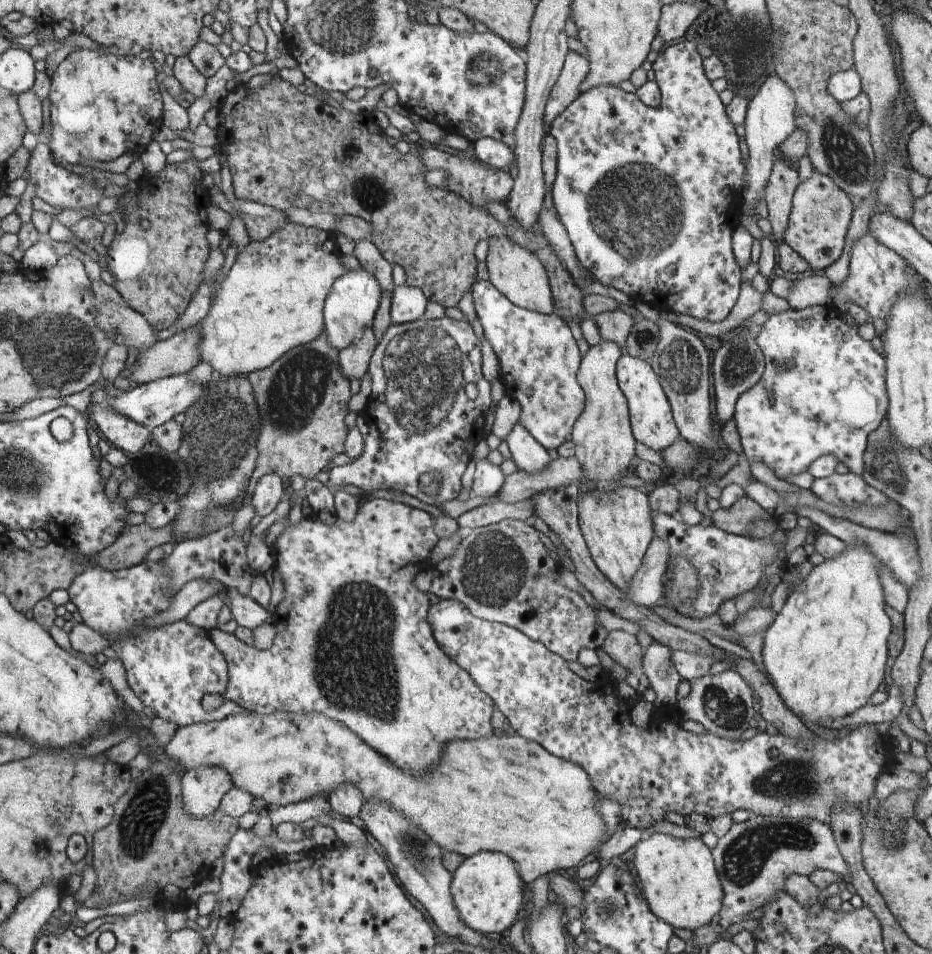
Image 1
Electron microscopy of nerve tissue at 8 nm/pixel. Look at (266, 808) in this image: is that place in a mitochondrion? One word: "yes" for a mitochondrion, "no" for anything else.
no

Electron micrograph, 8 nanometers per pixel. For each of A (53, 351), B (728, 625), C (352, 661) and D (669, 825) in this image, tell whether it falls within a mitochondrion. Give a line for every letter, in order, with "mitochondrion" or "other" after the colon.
A: mitochondrion
B: other
C: mitochondrion
D: other

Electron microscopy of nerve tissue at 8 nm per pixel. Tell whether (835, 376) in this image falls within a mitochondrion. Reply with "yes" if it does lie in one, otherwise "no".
no

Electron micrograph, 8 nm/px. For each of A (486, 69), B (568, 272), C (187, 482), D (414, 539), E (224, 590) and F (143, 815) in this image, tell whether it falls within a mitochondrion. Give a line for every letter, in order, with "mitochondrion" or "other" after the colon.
A: mitochondrion
B: other
C: mitochondrion
D: other
E: other
F: mitochondrion

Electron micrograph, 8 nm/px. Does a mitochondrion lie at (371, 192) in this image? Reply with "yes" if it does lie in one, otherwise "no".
yes

